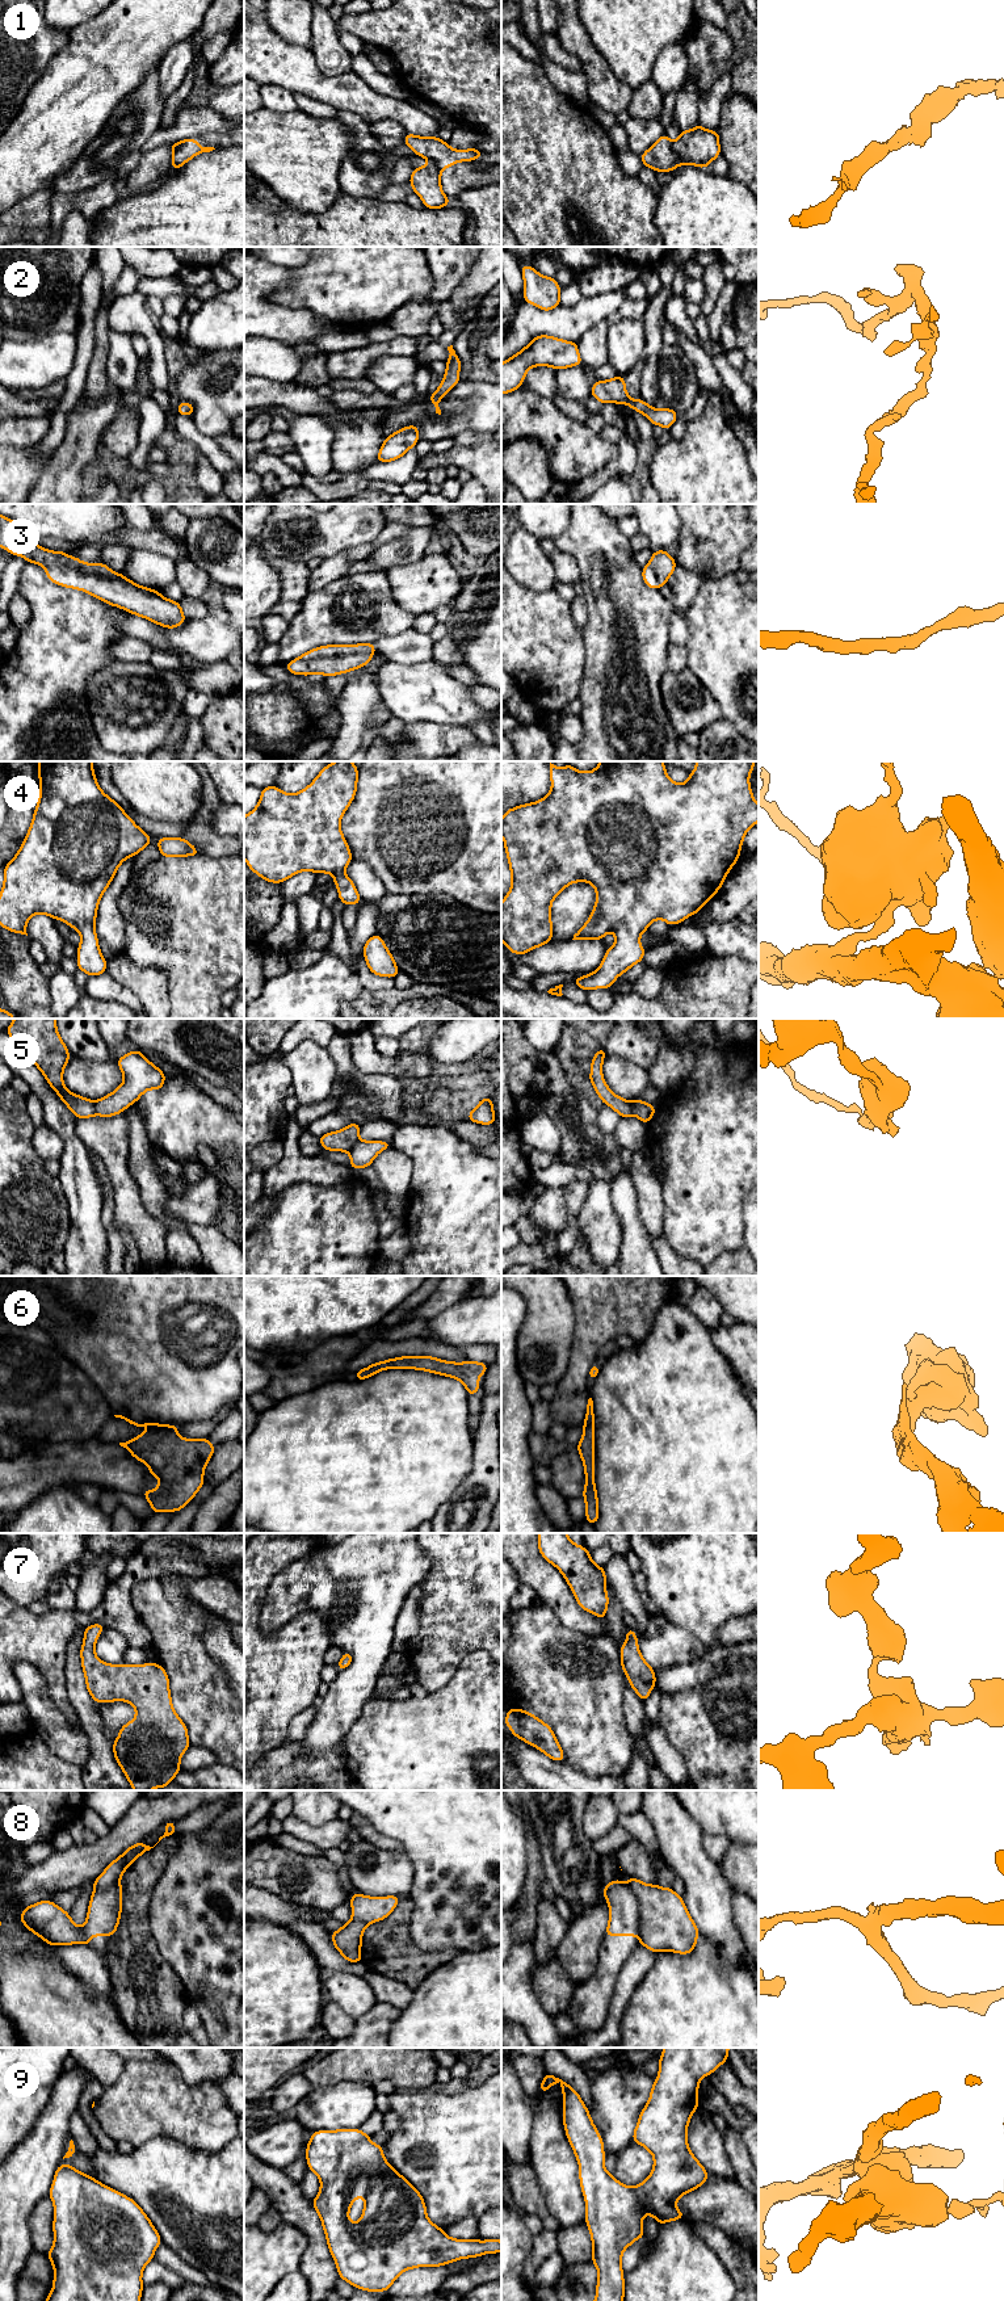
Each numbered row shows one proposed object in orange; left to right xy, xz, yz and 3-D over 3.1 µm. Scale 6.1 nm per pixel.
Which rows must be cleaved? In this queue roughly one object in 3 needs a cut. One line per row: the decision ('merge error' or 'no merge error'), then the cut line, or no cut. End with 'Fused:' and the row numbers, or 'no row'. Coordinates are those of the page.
1: merge error; cut yz (671, 143), (676, 155), (676, 166)
2: no merge error; cut none
3: no merge error; cut none
4: no merge error; cut none
5: merge error; cut xy (93, 1101), (96, 1113)
6: no merge error; cut none
7: no merge error; cut none
8: merge error; cut yz (627, 1885), (638, 1905), (639, 1935)
9: no merge error; cut none
Fused: 1, 5, 8

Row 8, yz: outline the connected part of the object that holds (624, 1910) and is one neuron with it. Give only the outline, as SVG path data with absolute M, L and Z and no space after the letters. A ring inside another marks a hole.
M621 1880L608 1882L604 1898L609 1905L605 1936L639 1936L639 1905L630 1886Z

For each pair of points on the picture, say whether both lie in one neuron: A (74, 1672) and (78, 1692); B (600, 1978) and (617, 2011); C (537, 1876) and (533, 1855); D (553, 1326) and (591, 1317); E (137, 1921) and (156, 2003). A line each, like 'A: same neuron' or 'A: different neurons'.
A: same neuron
B: different neurons
C: same neuron
D: different neurons
E: same neuron

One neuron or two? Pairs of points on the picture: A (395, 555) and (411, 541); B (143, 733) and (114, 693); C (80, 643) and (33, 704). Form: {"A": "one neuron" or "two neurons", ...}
{"A": "one neuron", "B": "one neuron", "C": "one neuron"}

